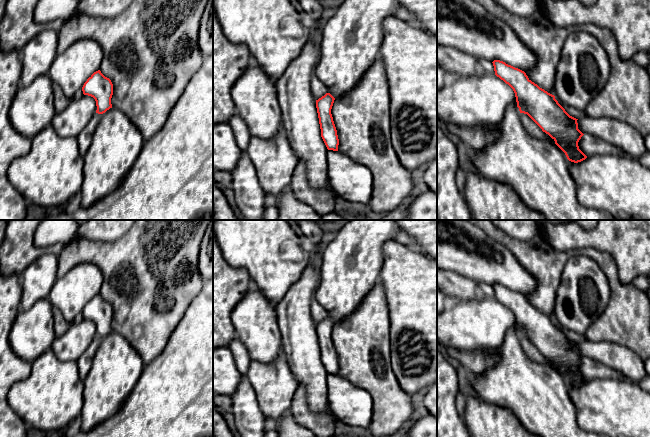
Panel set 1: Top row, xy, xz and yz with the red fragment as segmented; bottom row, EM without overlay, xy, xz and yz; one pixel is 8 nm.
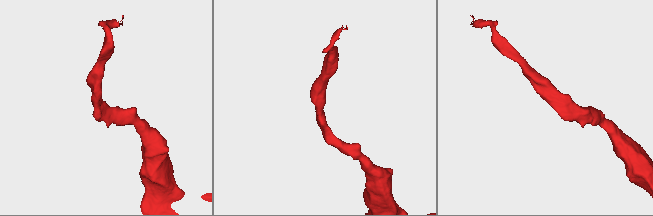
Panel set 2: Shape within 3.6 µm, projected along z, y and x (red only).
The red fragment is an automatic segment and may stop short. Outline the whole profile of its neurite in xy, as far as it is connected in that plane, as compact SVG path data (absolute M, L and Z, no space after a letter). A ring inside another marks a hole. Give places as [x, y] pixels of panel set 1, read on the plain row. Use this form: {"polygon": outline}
{"polygon": "M100 294L94 296L82 311L84 319L91 320L96 325L96 337L103 338L112 332L111 322L113 319L113 308Z"}

